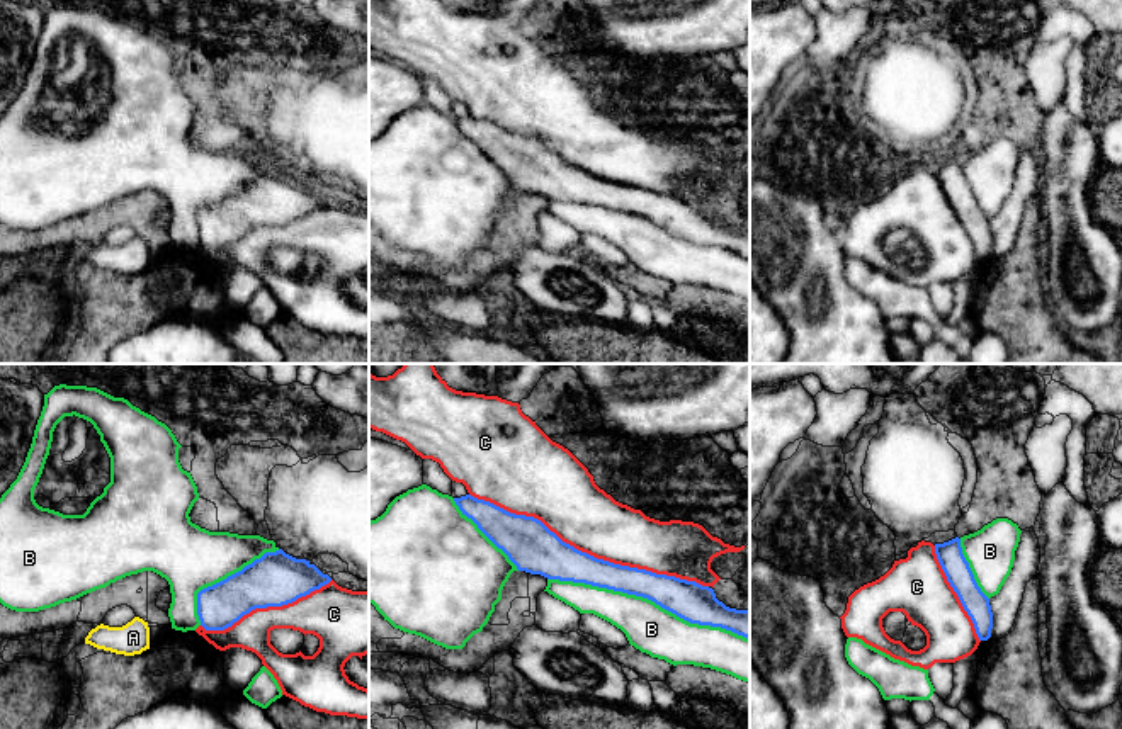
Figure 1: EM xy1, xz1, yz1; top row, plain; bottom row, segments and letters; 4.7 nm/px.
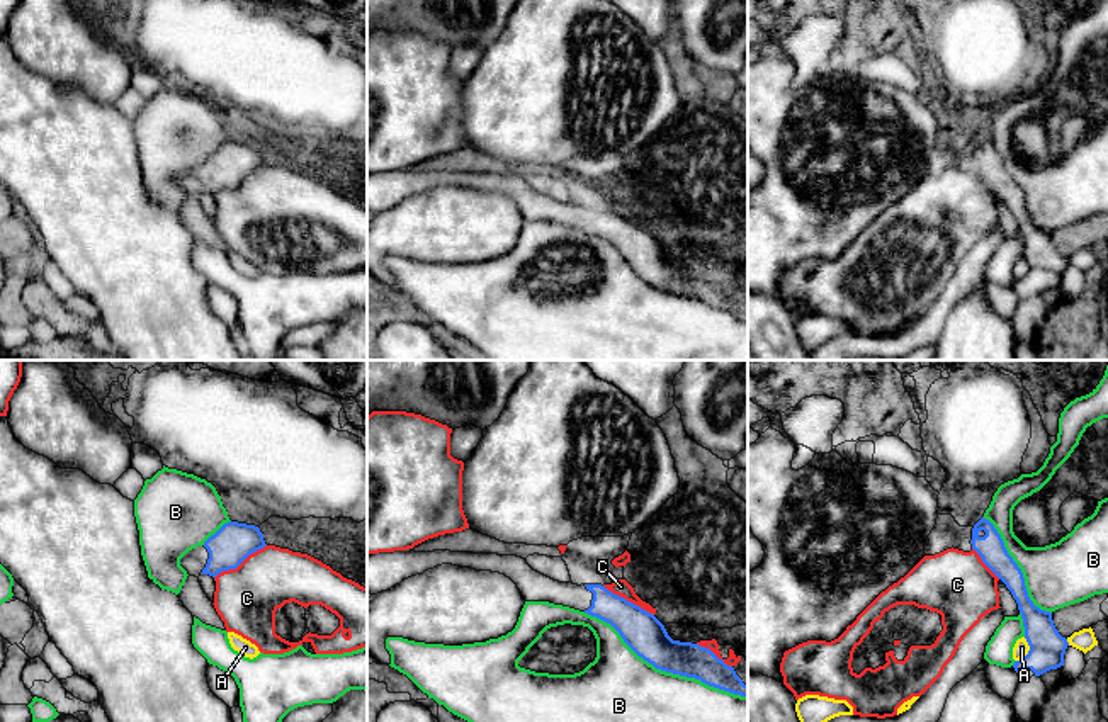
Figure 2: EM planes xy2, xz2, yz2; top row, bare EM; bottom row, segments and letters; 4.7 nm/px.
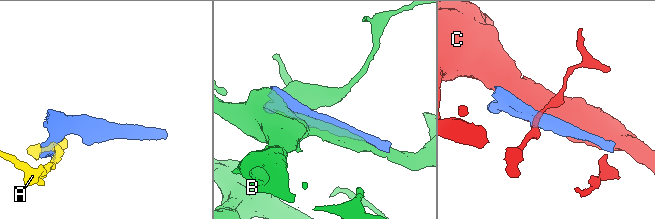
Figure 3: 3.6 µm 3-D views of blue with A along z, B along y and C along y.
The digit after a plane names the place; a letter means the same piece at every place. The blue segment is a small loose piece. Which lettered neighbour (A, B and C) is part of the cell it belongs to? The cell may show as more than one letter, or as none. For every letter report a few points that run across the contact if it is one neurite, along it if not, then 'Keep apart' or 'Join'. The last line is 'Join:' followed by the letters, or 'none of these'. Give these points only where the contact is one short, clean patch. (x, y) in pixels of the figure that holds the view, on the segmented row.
A: Line: yz2 (1025, 637), (1028, 651), (1015, 661). Keep apart
B: Keep apart
C: Keep apart
Join: none of these

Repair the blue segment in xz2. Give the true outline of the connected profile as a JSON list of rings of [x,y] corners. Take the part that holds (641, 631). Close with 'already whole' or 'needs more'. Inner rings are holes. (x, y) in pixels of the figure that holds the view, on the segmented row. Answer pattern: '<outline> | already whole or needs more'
[[[394,550],[367,554],[367,591],[377,595],[401,581],[423,574],[442,564],[500,573],[510,578],[525,601],[549,601],[585,612],[610,623],[624,642],[656,669],[695,678],[702,683],[748,697],[748,685],[710,649],[673,640],[664,625],[649,612],[613,595],[602,584],[573,584],[554,581],[534,571],[517,556],[472,552],[415,552]]] | needs more

